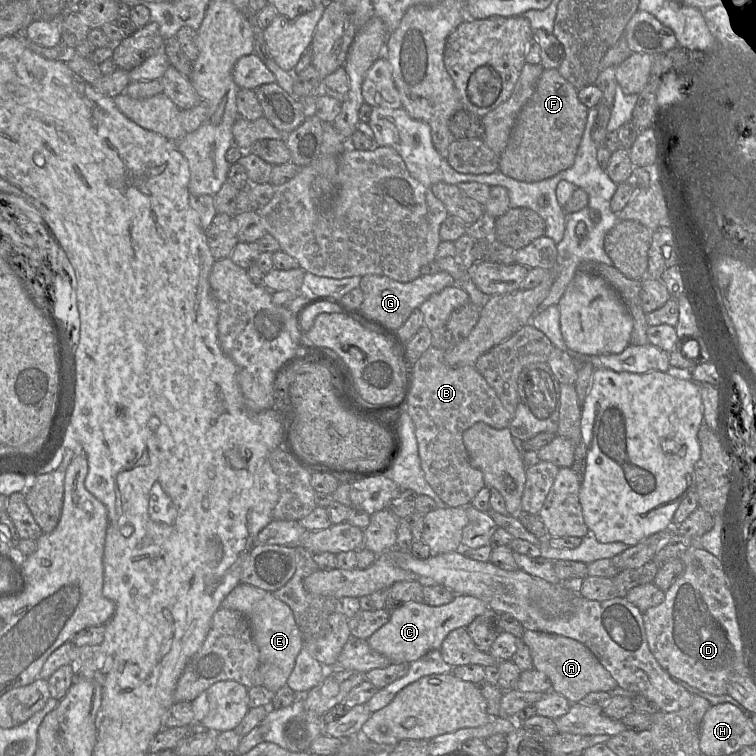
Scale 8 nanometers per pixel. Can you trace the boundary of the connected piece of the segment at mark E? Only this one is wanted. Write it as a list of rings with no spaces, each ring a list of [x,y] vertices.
[[[239,583],[229,592],[220,607],[235,610],[247,619],[260,654],[262,686],[275,693],[287,685],[296,658],[303,648],[303,639],[291,609],[271,592],[243,583]]]

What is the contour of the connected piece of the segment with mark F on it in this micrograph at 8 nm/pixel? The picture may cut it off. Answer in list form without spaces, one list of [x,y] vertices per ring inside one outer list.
[[[544,69],[536,89],[519,113],[512,129],[508,144],[499,156],[499,171],[507,177],[522,182],[538,182],[552,178],[571,168],[582,141],[587,123],[588,108],[578,98],[575,89],[557,69]]]

